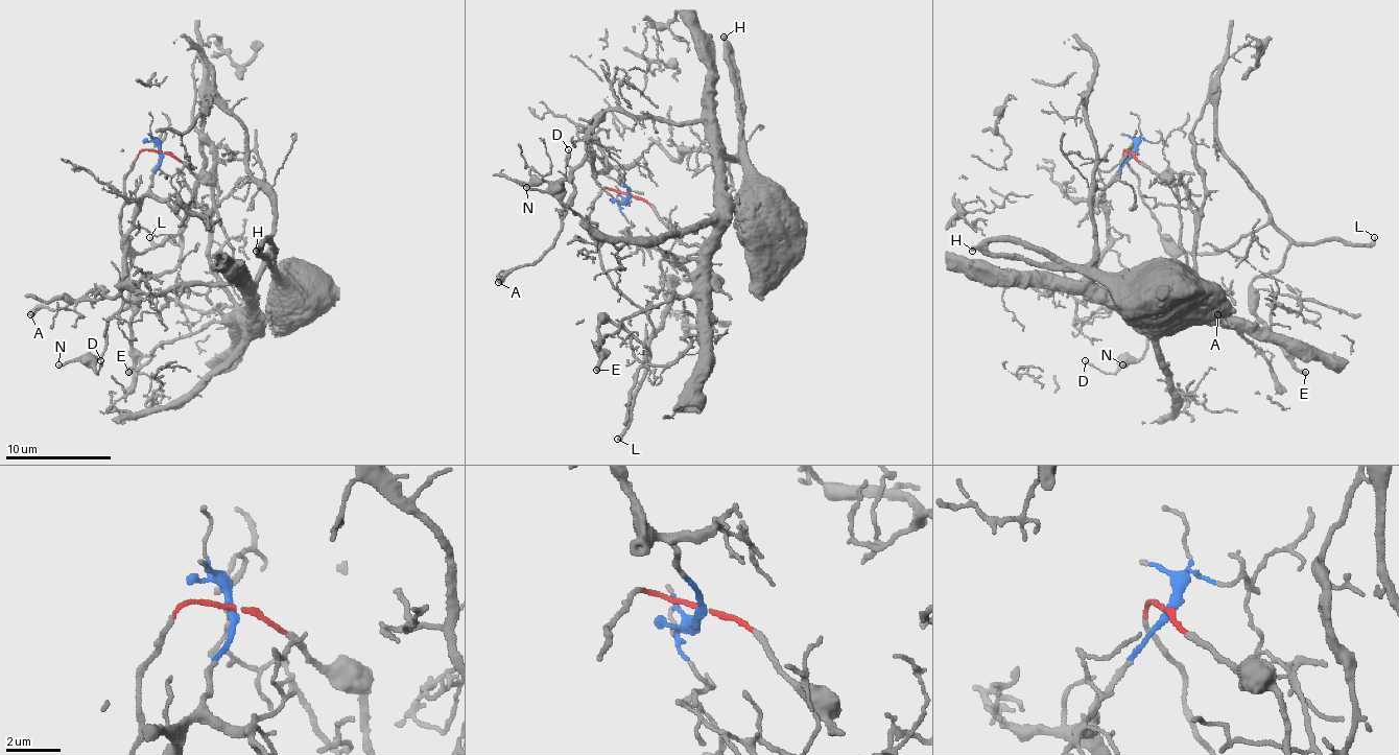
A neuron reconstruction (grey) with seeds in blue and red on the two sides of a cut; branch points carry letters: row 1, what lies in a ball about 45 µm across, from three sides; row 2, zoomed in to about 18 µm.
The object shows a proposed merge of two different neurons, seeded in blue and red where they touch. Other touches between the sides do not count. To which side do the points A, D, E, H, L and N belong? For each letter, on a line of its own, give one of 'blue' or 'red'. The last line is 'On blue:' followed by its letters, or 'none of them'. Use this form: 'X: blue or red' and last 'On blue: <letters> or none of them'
A: blue
D: red
E: red
H: blue
L: red
N: red
On blue: A, H

